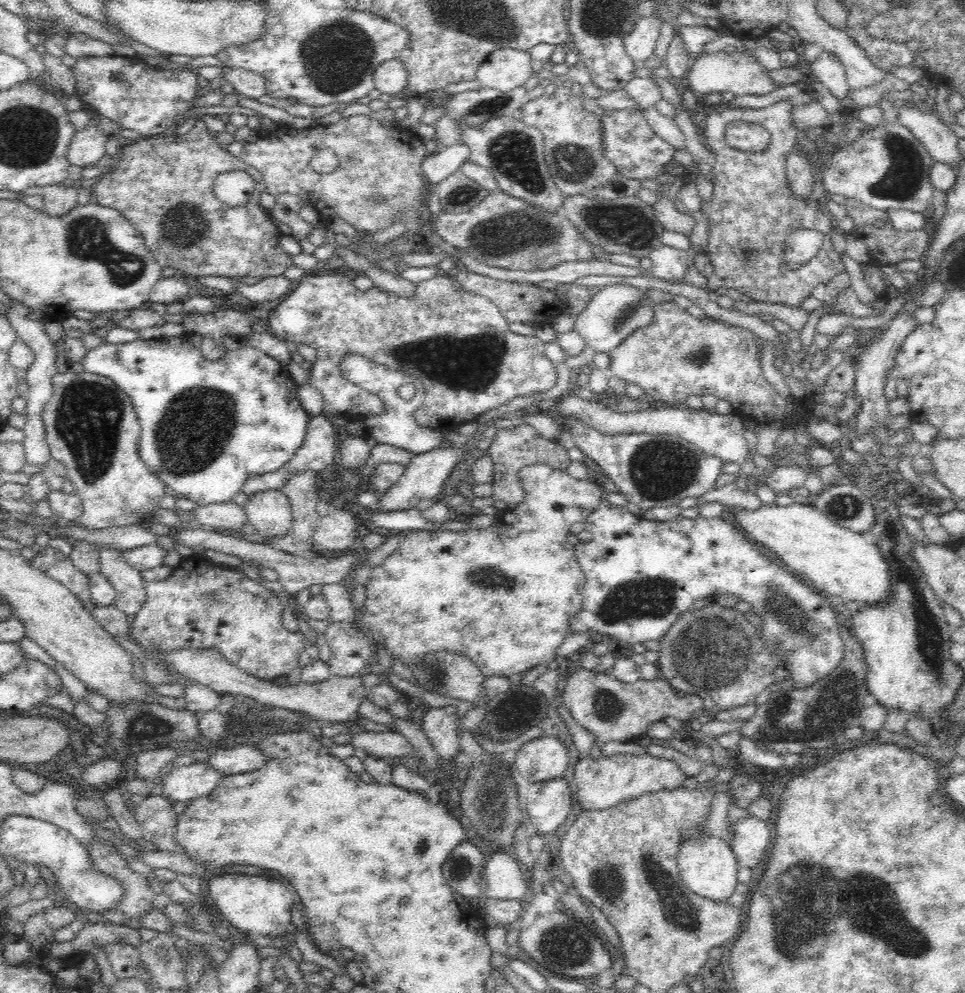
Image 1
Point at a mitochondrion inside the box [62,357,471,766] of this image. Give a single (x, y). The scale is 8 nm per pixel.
(196, 429)

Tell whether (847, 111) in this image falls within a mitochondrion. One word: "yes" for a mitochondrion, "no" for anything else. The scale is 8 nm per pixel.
no

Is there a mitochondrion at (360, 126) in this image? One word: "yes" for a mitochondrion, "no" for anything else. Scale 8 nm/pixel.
no

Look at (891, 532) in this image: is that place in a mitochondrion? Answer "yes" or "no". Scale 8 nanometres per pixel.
yes

